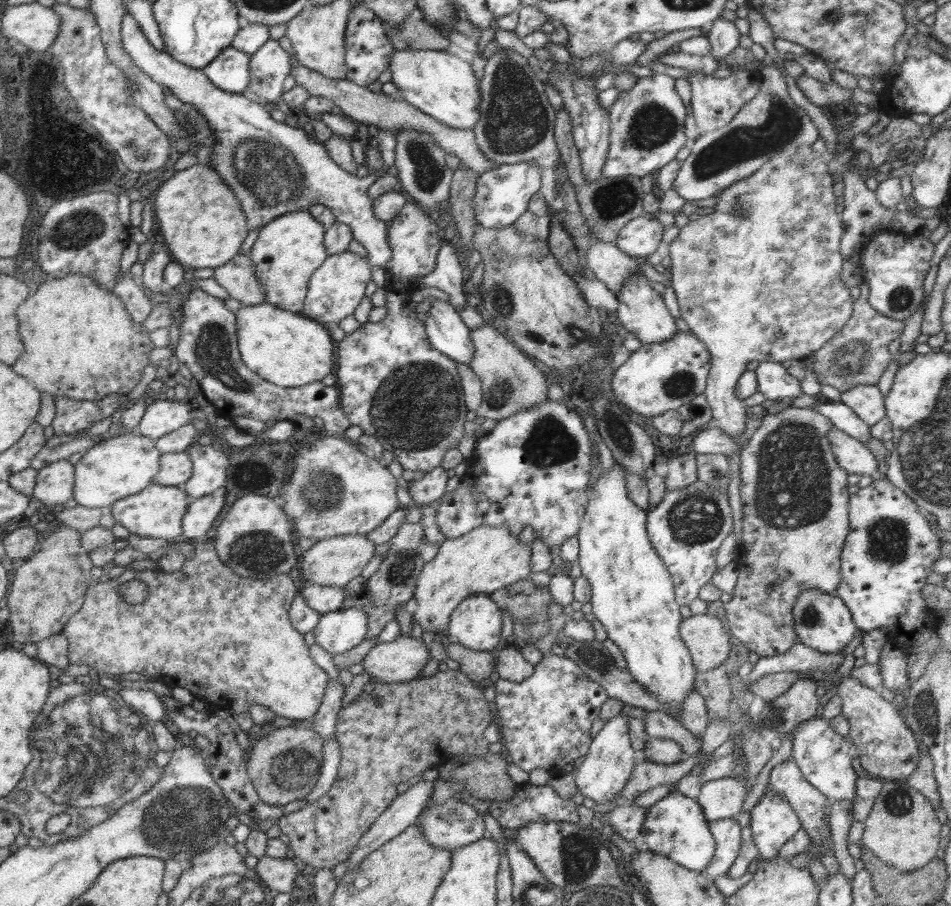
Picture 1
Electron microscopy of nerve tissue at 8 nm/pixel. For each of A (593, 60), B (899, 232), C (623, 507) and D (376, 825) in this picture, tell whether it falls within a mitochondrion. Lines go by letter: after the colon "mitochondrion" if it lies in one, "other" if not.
A: other
B: other
C: other
D: other

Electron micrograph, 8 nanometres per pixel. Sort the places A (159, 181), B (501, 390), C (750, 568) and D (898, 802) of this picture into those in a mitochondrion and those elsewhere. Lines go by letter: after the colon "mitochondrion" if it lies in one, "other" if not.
A: other
B: mitochondrion
C: other
D: mitochondrion

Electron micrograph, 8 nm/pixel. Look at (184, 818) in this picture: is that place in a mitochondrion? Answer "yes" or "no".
yes

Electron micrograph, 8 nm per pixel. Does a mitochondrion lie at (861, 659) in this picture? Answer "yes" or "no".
no

